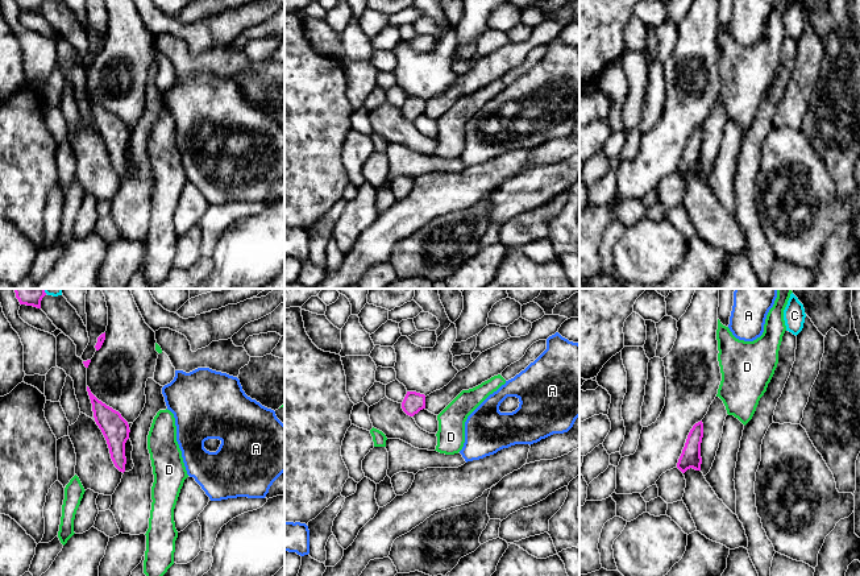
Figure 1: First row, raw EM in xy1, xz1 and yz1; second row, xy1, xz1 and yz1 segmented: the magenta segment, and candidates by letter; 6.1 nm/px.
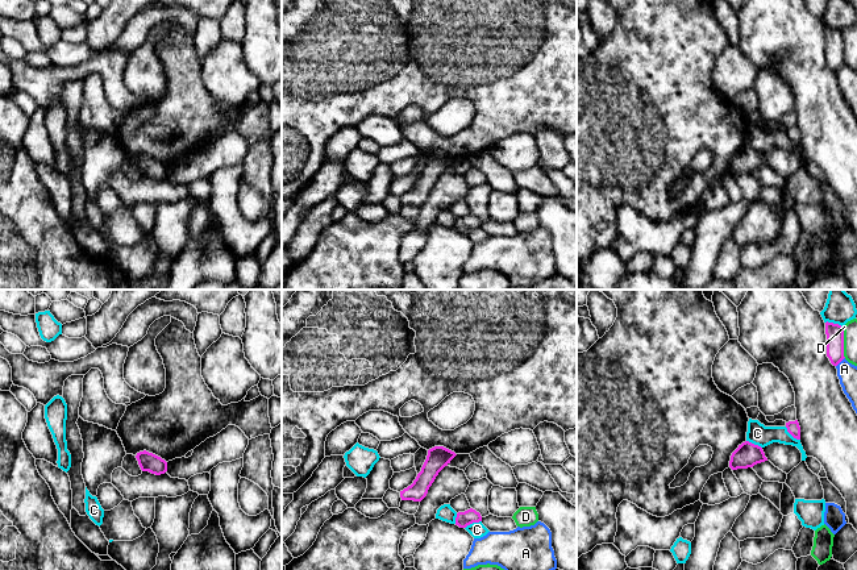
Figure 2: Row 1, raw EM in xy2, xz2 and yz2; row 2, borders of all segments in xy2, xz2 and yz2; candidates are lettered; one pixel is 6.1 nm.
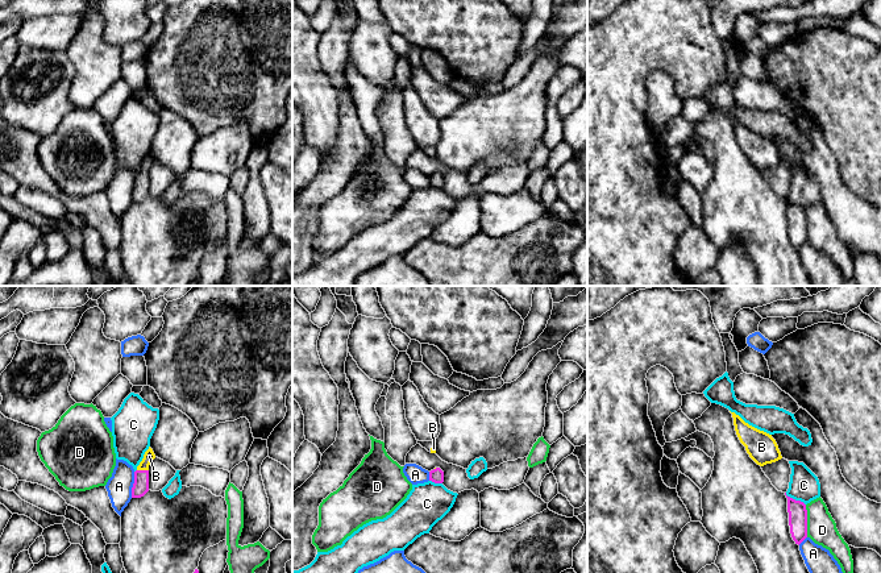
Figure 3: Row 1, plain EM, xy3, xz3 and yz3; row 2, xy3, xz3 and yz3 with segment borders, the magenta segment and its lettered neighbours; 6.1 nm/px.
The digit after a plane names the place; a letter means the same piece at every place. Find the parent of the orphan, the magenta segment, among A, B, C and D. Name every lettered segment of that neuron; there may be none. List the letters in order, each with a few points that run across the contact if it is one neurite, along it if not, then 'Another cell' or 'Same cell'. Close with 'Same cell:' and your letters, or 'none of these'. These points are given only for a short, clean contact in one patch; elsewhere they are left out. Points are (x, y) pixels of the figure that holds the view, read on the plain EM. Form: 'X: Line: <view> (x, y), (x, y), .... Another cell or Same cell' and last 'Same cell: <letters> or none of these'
A: Another cell
B: Line: xy3 (140, 192), (142, 175), (149, 161). Same cell
C: Another cell
D: Another cell
Same cell: B

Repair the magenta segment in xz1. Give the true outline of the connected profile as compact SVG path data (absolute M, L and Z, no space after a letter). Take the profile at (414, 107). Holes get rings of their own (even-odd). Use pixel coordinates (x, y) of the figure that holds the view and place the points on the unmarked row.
M407 96L402 107L402 113L407 120L414 121L425 113L425 100L416 96Z

